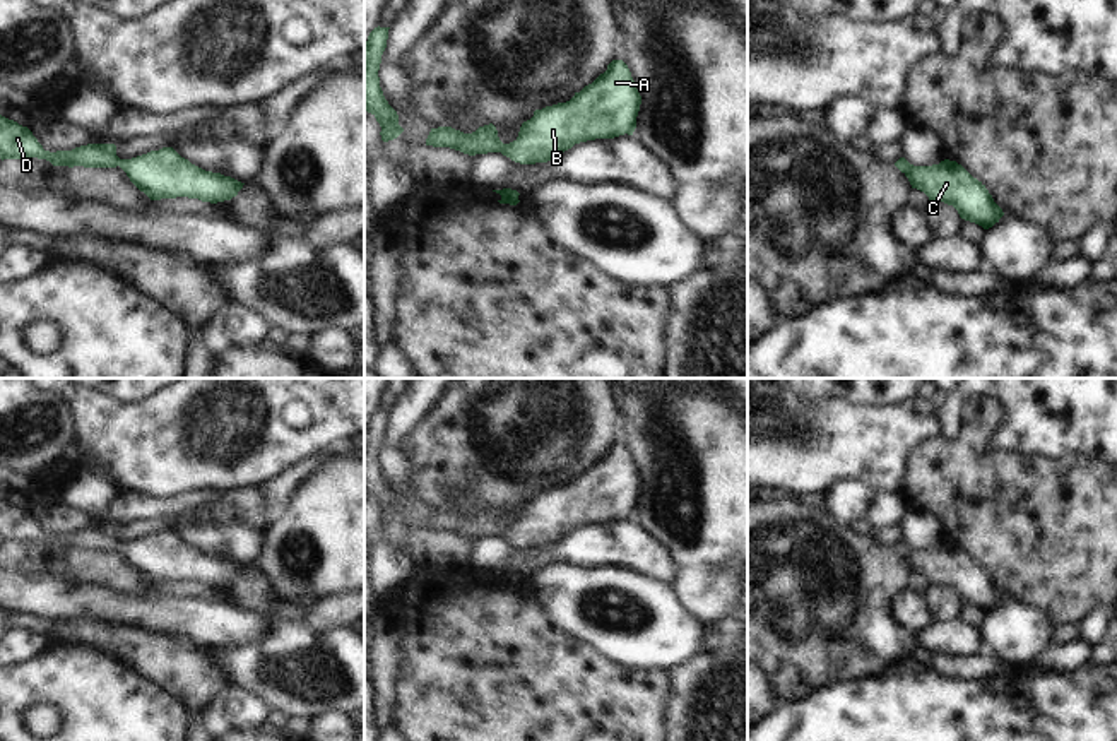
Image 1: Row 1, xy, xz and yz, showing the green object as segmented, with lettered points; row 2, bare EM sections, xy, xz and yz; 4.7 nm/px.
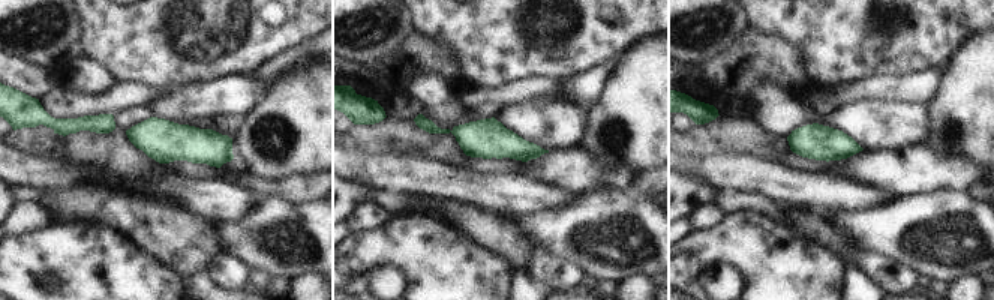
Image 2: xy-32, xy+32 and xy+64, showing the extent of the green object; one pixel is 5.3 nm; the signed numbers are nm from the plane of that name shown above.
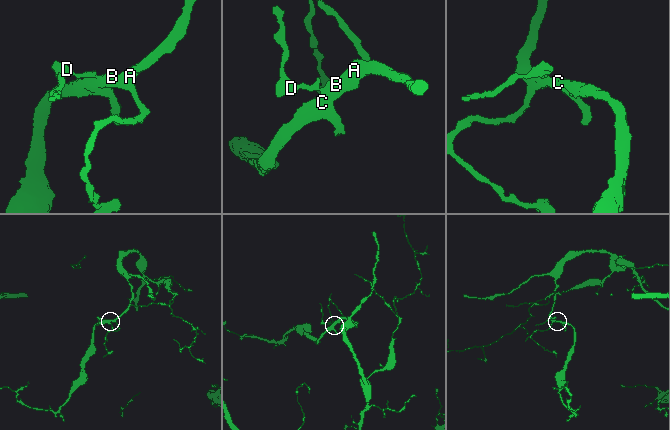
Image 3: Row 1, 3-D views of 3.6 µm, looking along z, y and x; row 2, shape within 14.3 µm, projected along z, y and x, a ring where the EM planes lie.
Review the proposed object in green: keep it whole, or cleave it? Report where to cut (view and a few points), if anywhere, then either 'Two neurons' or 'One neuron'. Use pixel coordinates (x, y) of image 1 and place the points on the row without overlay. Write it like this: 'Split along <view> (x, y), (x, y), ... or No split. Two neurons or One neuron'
No split. One neuron.

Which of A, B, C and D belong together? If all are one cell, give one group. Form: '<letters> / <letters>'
A B C D

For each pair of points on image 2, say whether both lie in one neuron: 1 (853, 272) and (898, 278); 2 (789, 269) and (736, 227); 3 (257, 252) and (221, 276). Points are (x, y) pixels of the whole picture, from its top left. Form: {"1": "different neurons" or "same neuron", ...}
{"1": "different neurons", "2": "same neuron", "3": "different neurons"}

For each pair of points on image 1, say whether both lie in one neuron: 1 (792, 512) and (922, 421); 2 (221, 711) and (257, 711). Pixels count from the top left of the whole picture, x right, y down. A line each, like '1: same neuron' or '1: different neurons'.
1: different neurons
2: same neuron

